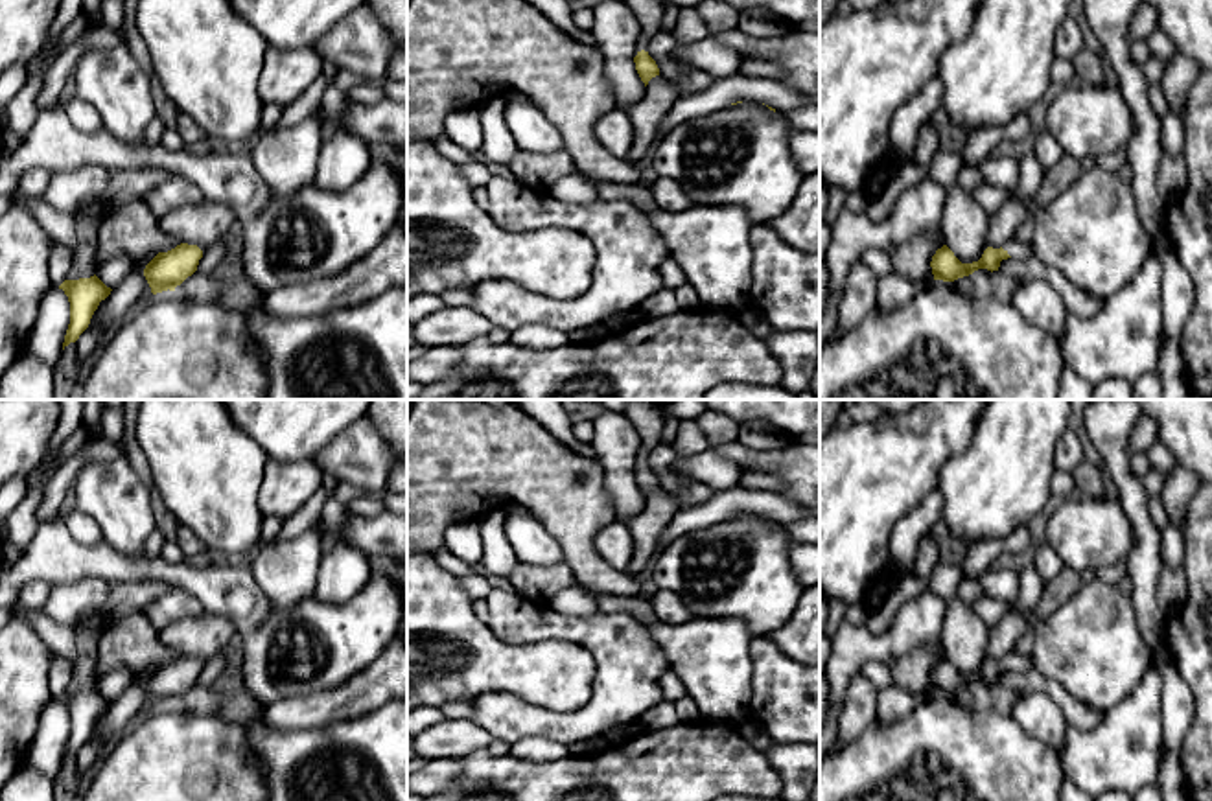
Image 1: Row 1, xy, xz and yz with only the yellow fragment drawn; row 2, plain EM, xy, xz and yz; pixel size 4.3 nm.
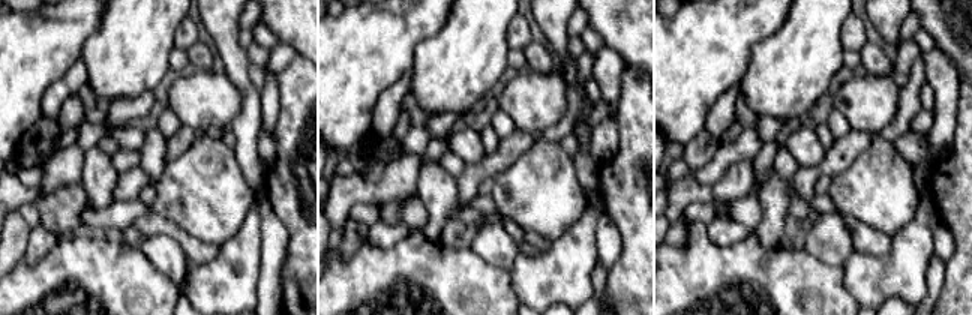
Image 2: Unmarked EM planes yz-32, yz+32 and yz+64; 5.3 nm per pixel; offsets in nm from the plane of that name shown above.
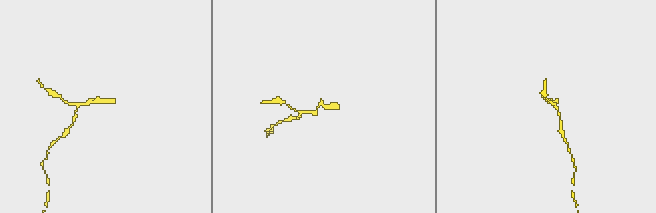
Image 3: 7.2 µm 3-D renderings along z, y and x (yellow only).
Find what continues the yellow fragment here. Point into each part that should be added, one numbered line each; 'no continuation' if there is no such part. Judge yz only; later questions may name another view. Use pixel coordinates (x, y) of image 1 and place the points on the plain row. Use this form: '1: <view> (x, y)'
1: yz (1015, 661)

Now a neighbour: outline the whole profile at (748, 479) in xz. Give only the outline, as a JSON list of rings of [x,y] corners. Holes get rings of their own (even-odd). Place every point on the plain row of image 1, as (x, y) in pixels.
[[[742,471],[739,484],[748,490],[768,490],[768,492],[779,492],[785,486],[785,482],[779,477],[759,471]]]

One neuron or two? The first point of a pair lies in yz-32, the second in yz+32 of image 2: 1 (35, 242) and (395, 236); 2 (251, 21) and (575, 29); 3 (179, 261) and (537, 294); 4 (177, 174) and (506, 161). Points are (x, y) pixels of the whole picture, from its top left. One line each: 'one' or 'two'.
1: one
2: one
3: two
4: two

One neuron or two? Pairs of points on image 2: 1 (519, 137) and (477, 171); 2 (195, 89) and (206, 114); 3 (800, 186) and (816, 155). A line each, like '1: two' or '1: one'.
1: one
2: one
3: two

